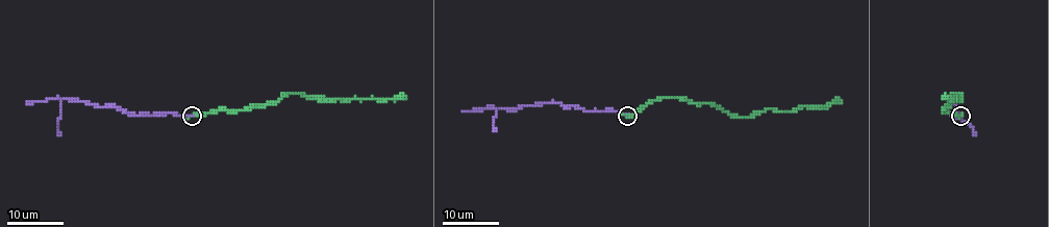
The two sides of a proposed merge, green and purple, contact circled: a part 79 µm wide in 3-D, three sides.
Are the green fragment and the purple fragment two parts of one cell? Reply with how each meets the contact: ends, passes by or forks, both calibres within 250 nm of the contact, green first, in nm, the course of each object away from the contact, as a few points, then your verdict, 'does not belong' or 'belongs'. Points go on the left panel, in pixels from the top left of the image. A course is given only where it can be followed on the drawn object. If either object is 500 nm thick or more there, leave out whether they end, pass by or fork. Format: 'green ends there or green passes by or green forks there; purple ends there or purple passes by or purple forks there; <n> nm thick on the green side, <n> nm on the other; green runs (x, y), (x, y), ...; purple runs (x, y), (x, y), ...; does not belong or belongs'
green passes by; purple ends there; 280 nm thick on the green side, 280 nm on the other; green runs (192, 115), (245, 110), (275, 103), (289, 94), (330, 99), (406, 98); purple runs (192, 117), (129, 115), (120, 109), (63, 99), (58, 136); belongs

